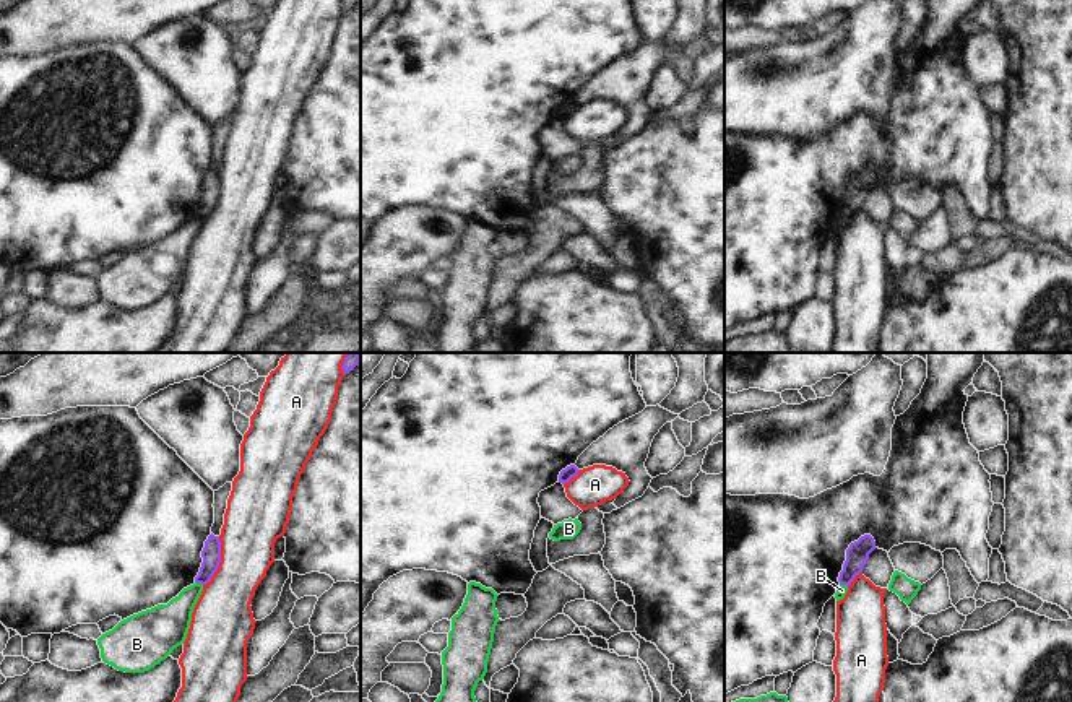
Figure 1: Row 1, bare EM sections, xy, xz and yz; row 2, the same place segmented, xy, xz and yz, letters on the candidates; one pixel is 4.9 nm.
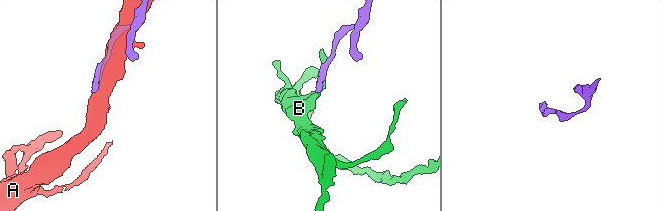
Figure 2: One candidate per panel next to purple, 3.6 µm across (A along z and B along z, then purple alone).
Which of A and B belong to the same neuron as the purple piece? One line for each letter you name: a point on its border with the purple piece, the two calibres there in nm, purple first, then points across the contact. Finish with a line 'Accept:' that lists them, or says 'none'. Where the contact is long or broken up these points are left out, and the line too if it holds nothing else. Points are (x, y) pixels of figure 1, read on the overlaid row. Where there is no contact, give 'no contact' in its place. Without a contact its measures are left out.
Accept: none

